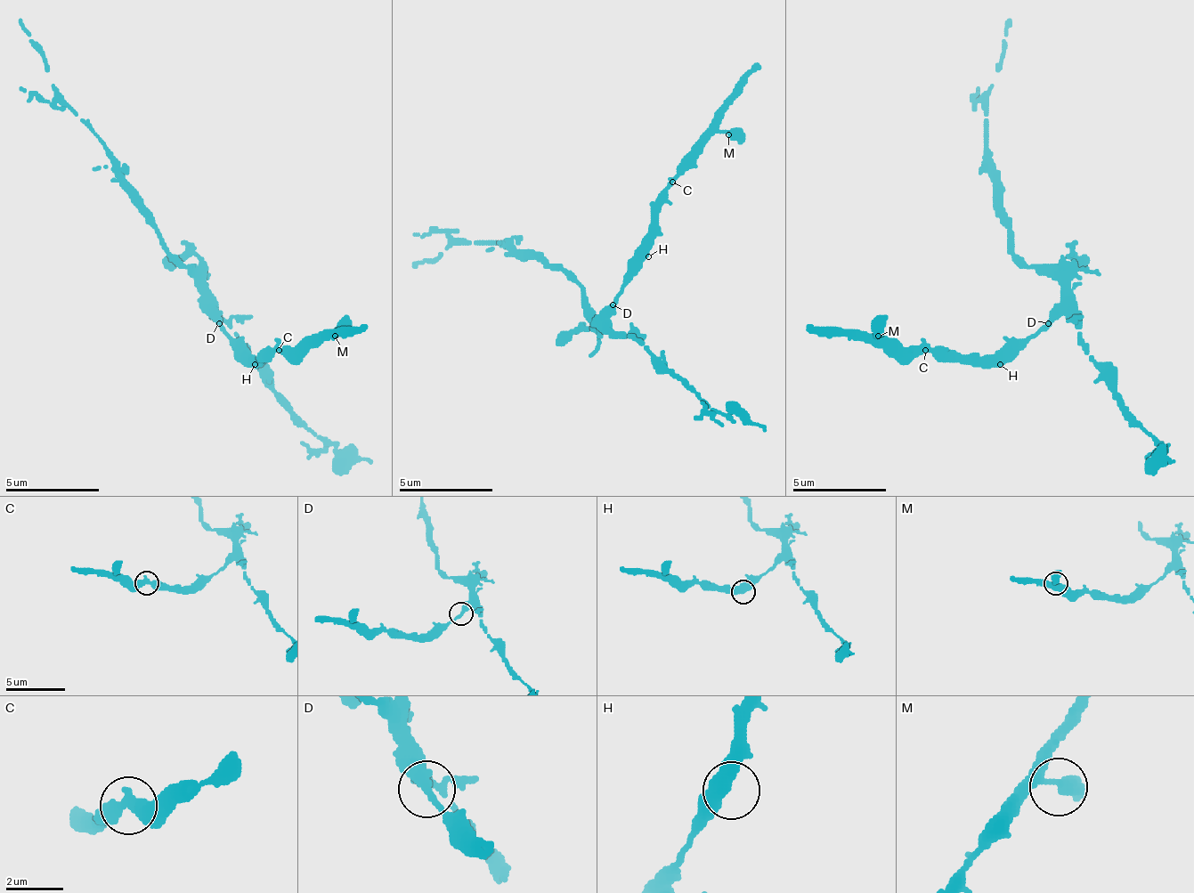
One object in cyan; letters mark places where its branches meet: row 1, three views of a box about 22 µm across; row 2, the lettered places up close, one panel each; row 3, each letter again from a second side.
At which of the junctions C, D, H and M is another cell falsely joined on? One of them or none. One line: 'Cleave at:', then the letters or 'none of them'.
Cleave at: D

